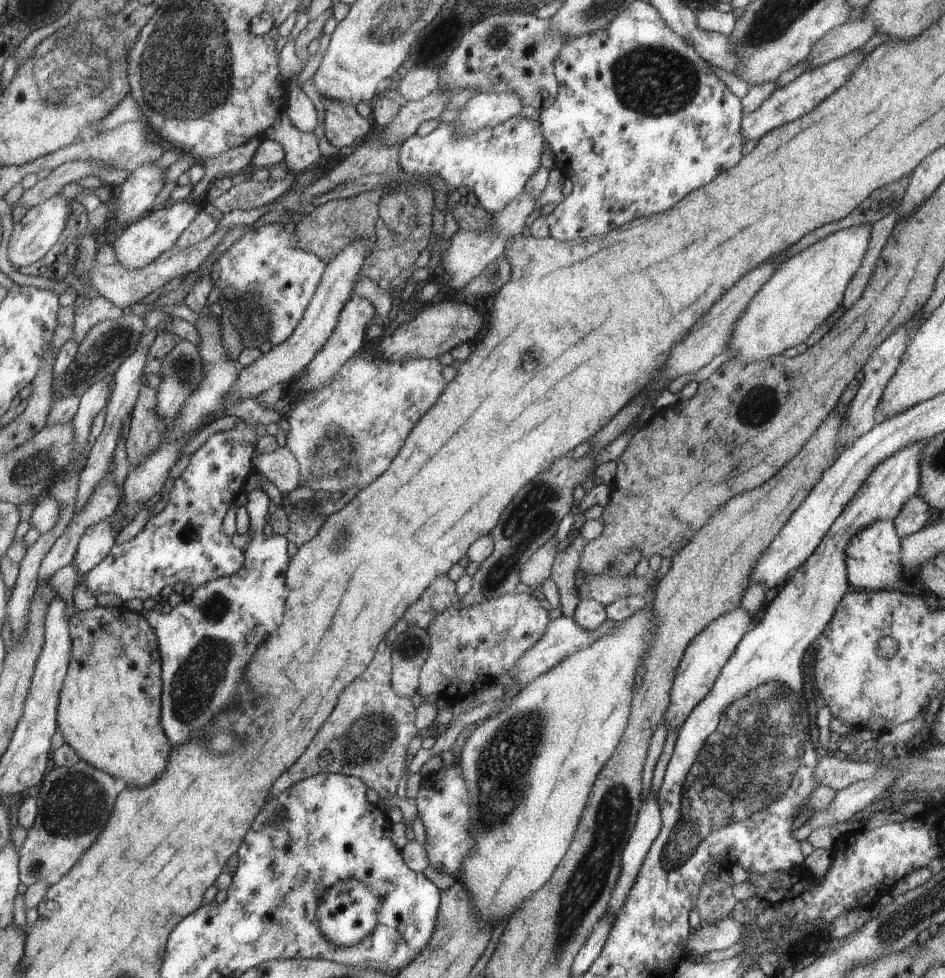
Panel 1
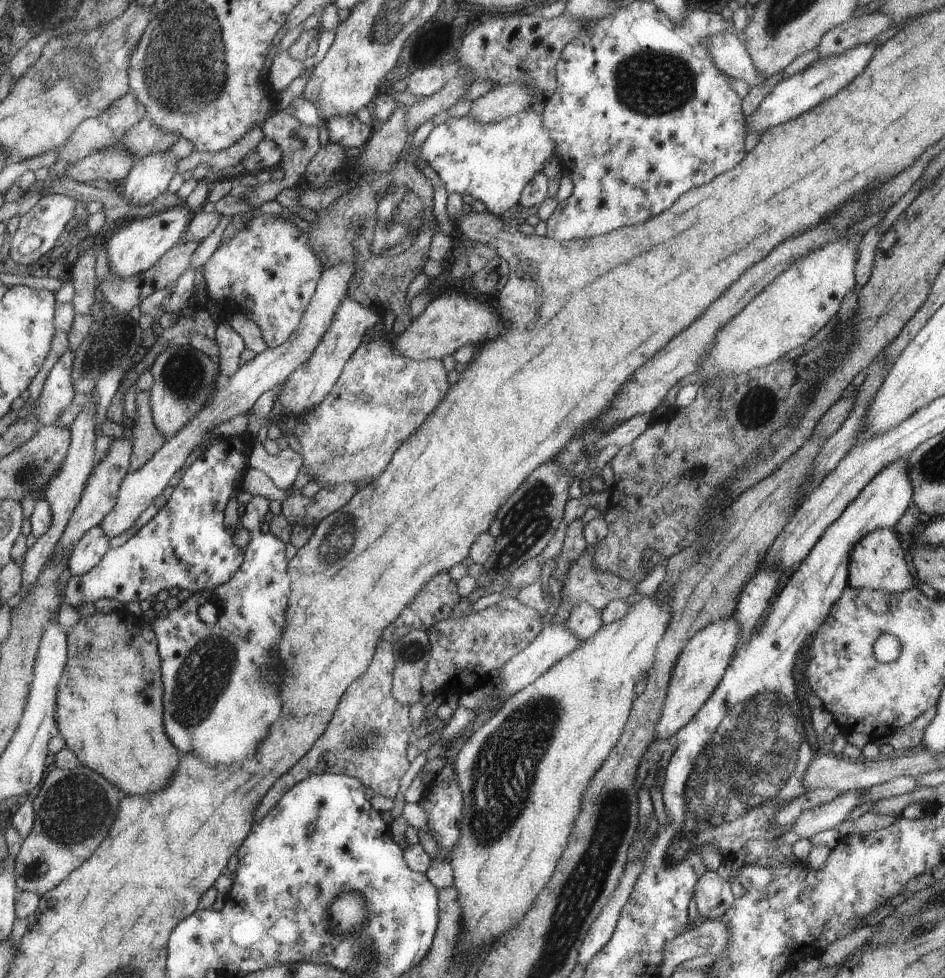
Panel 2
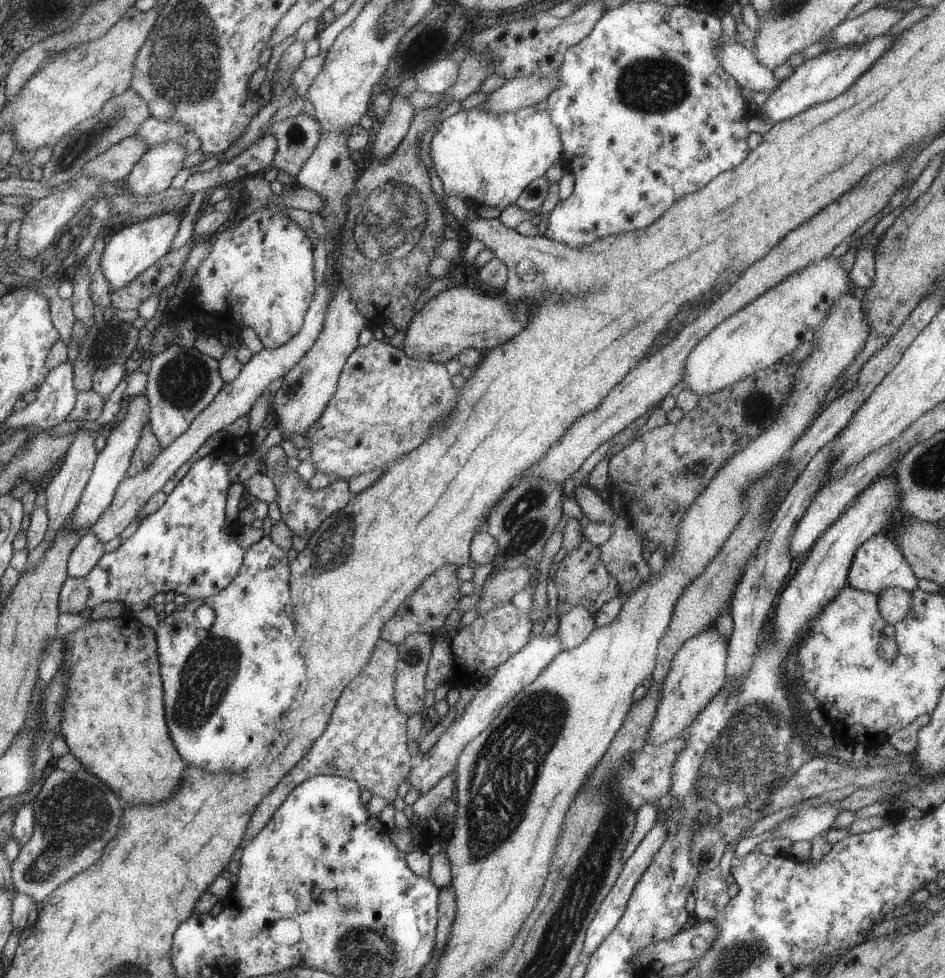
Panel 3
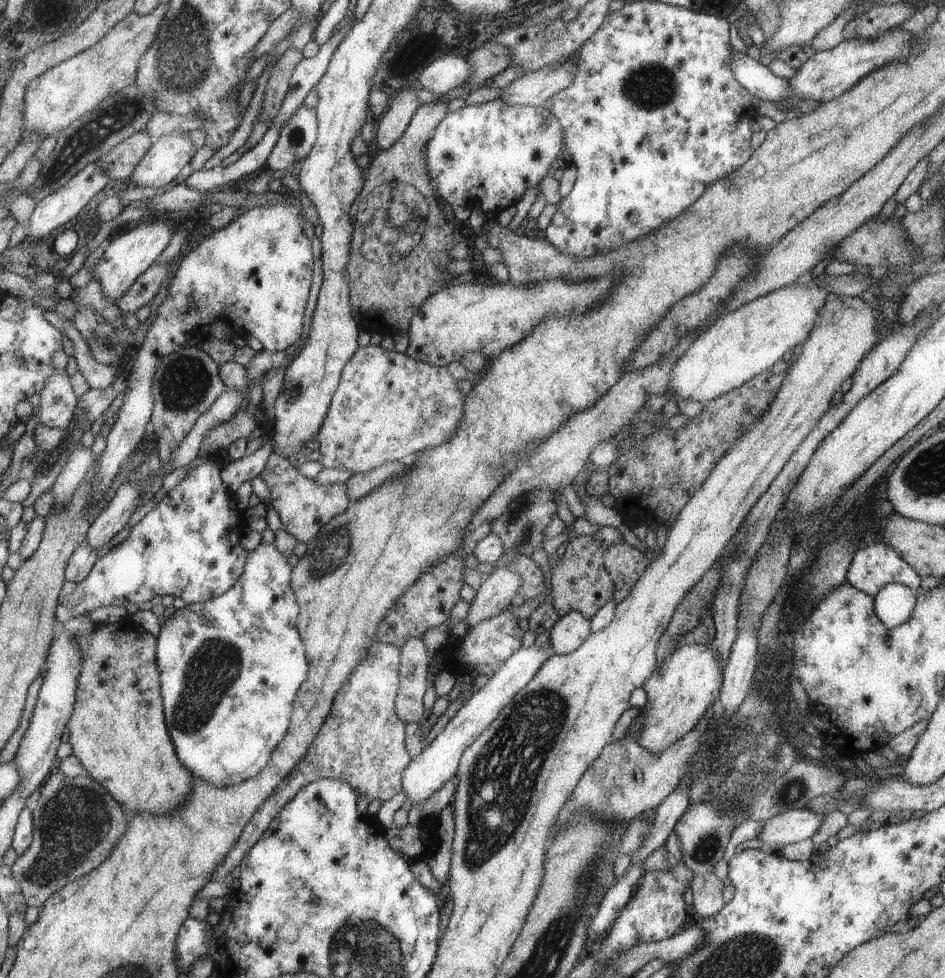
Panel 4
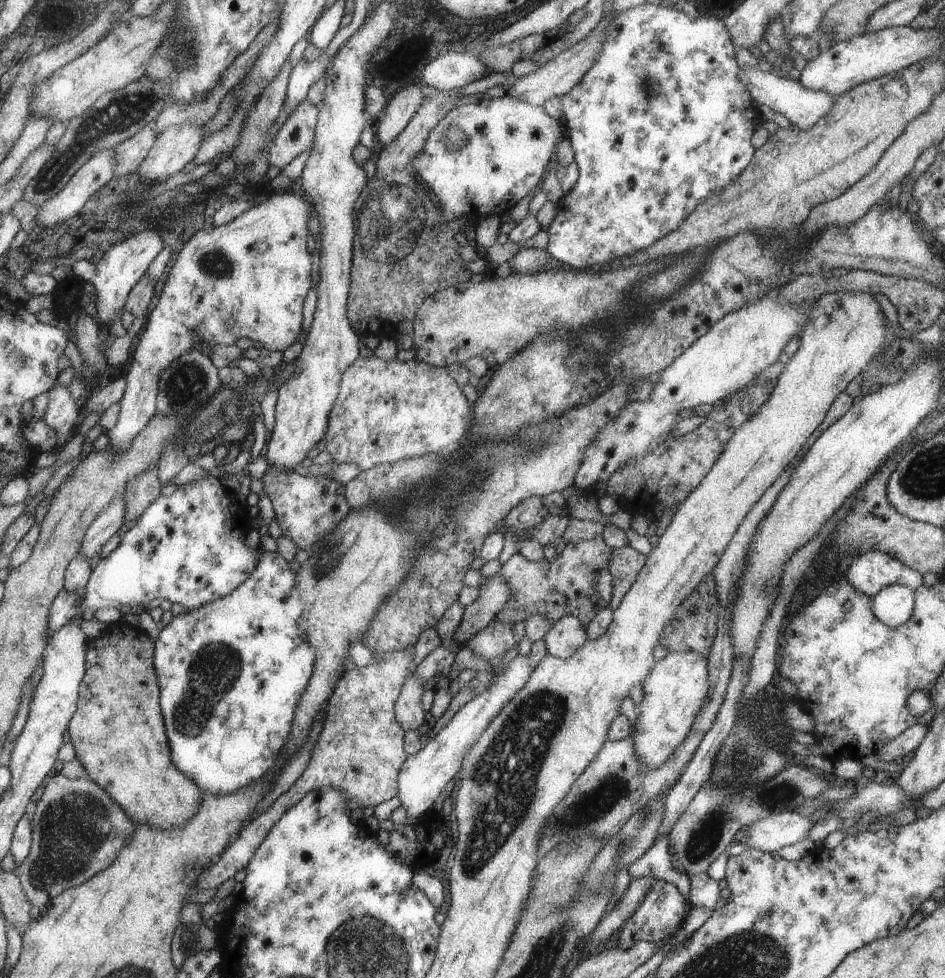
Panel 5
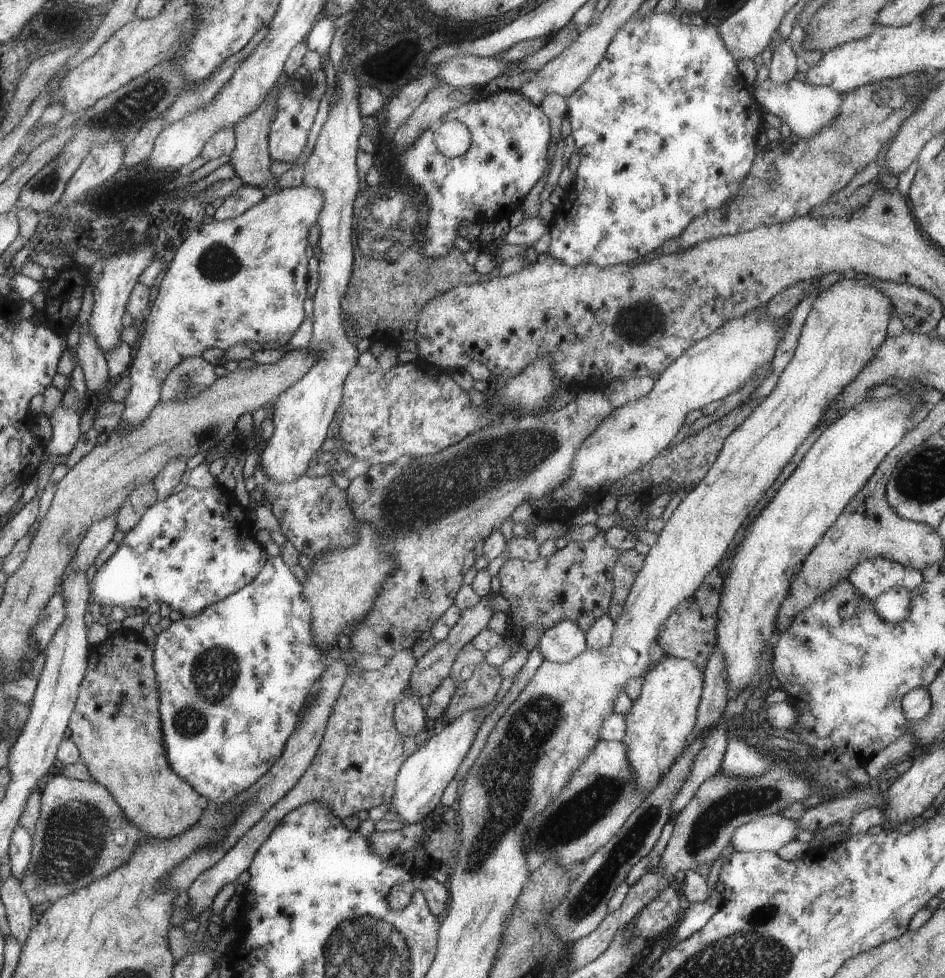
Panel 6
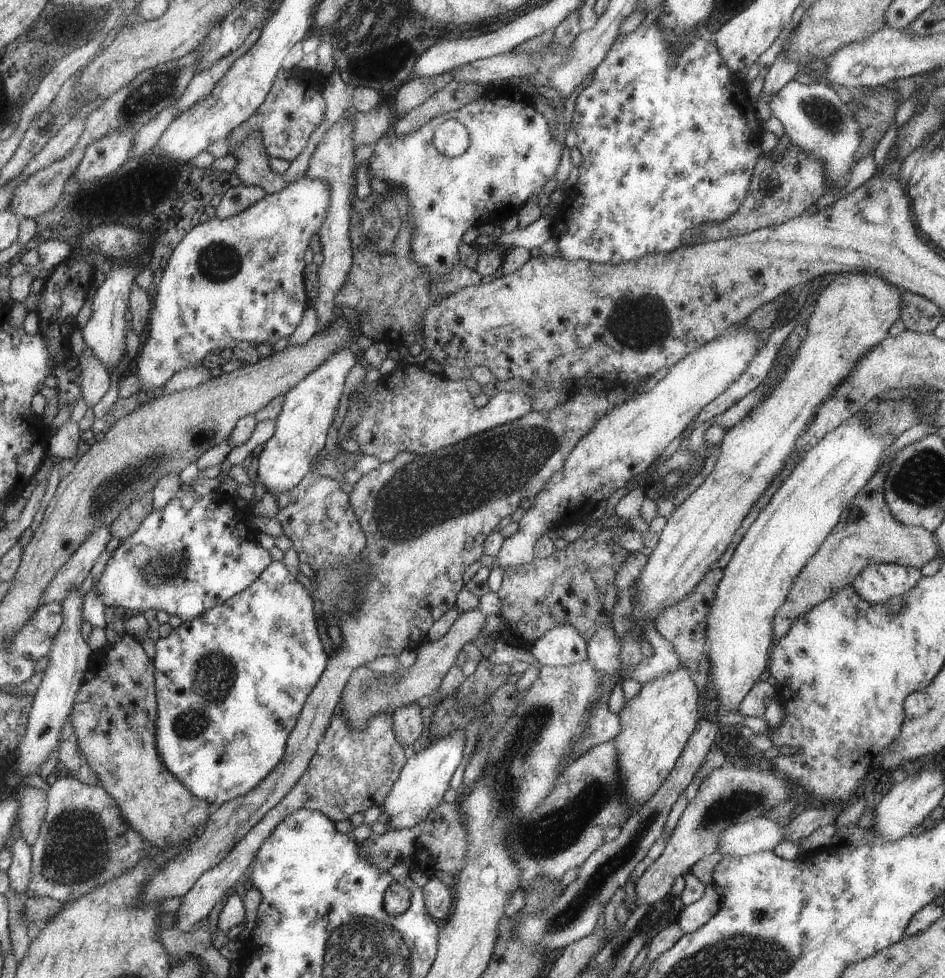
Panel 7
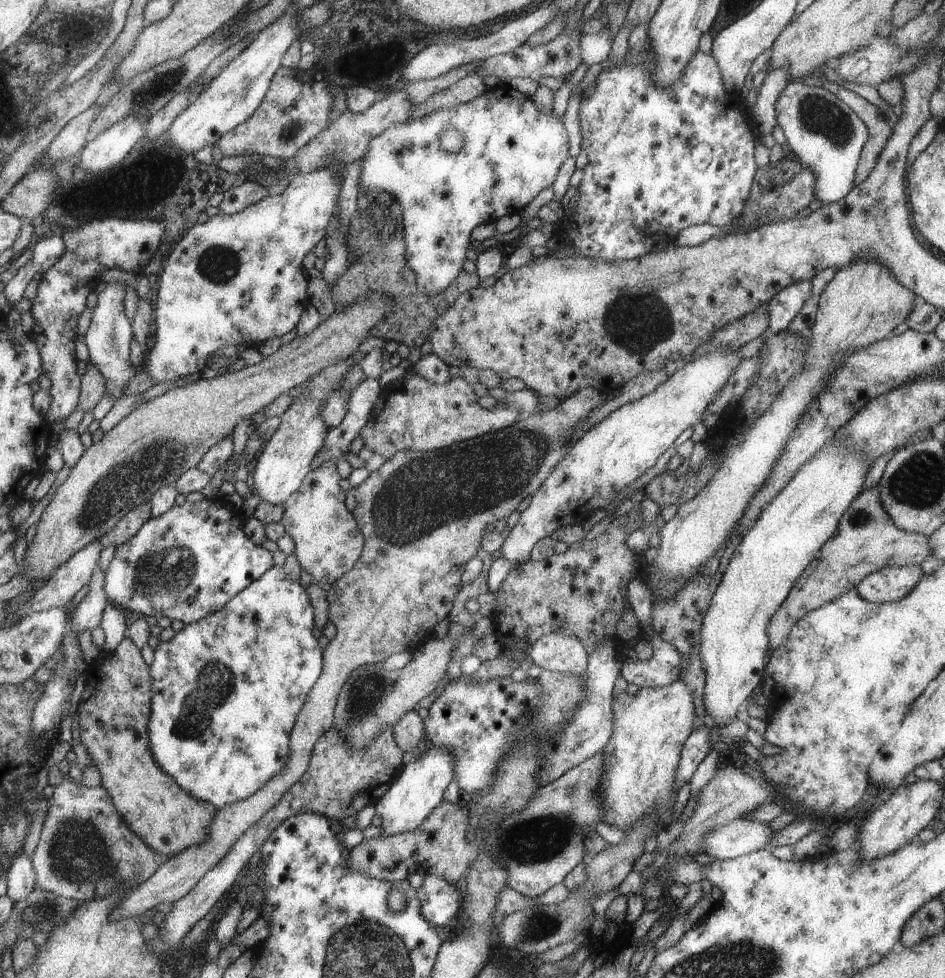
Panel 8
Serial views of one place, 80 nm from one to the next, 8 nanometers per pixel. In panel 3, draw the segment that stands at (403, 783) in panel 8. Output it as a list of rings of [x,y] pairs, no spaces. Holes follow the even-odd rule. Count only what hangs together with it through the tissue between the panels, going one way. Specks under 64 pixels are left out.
[[[555,635],[549,638],[537,636],[527,647],[516,652],[516,655],[512,656],[502,667],[498,667],[492,678],[480,682],[478,691],[473,693],[472,700],[468,702],[464,714],[457,716],[448,730],[440,736],[438,742],[428,750],[428,753],[420,755],[416,768],[412,768],[412,774],[408,776],[410,787],[419,792],[420,795],[427,794],[446,774],[453,774],[456,770],[458,756],[464,750],[464,746],[476,738],[482,730],[485,730],[502,711],[502,708],[511,702],[518,692],[534,682],[539,673],[564,650]]]

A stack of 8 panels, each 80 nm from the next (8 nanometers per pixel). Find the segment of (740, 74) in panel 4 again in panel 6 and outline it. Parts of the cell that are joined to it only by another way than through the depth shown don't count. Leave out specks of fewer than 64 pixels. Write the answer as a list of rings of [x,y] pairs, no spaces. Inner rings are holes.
[[[768,78],[760,82],[756,89],[753,88],[753,95],[764,105],[766,112],[776,114],[783,124],[788,124],[790,132],[800,138],[812,138],[824,126],[830,126],[832,120],[840,114],[843,104],[843,94],[836,92],[836,89],[803,83],[796,79],[777,85]]]

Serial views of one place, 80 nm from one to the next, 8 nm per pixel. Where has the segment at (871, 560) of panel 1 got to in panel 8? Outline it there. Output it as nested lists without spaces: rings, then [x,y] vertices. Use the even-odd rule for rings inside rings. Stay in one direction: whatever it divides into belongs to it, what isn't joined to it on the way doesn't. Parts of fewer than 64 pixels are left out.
[[[919,565],[884,567],[869,574],[855,588],[864,600],[872,603],[893,603],[903,599],[924,576]]]

